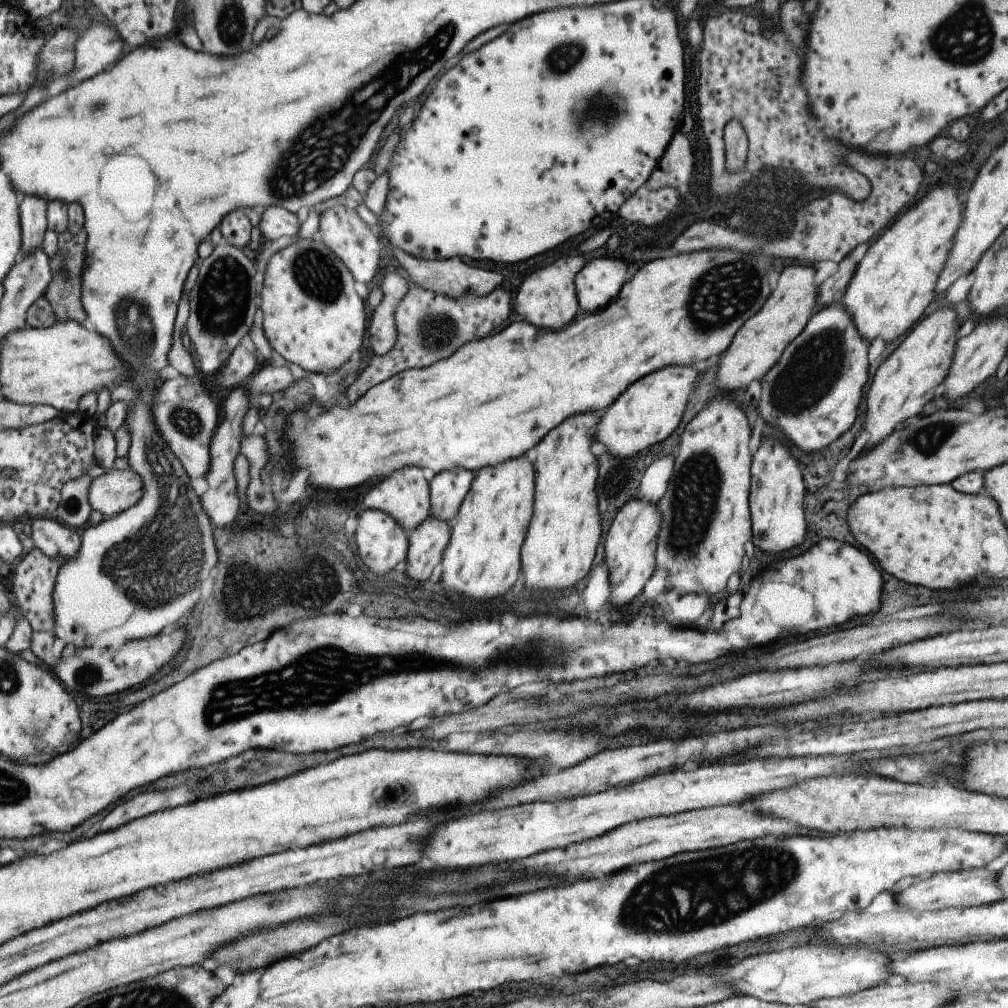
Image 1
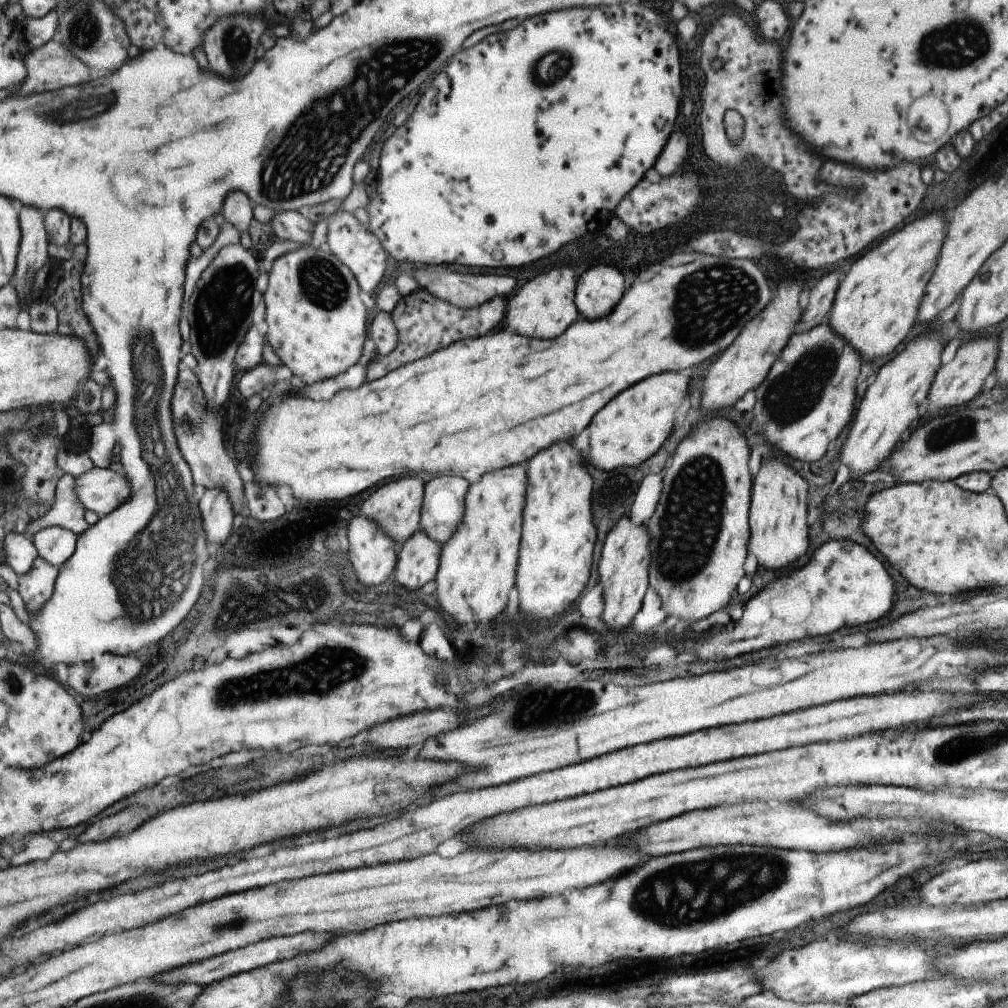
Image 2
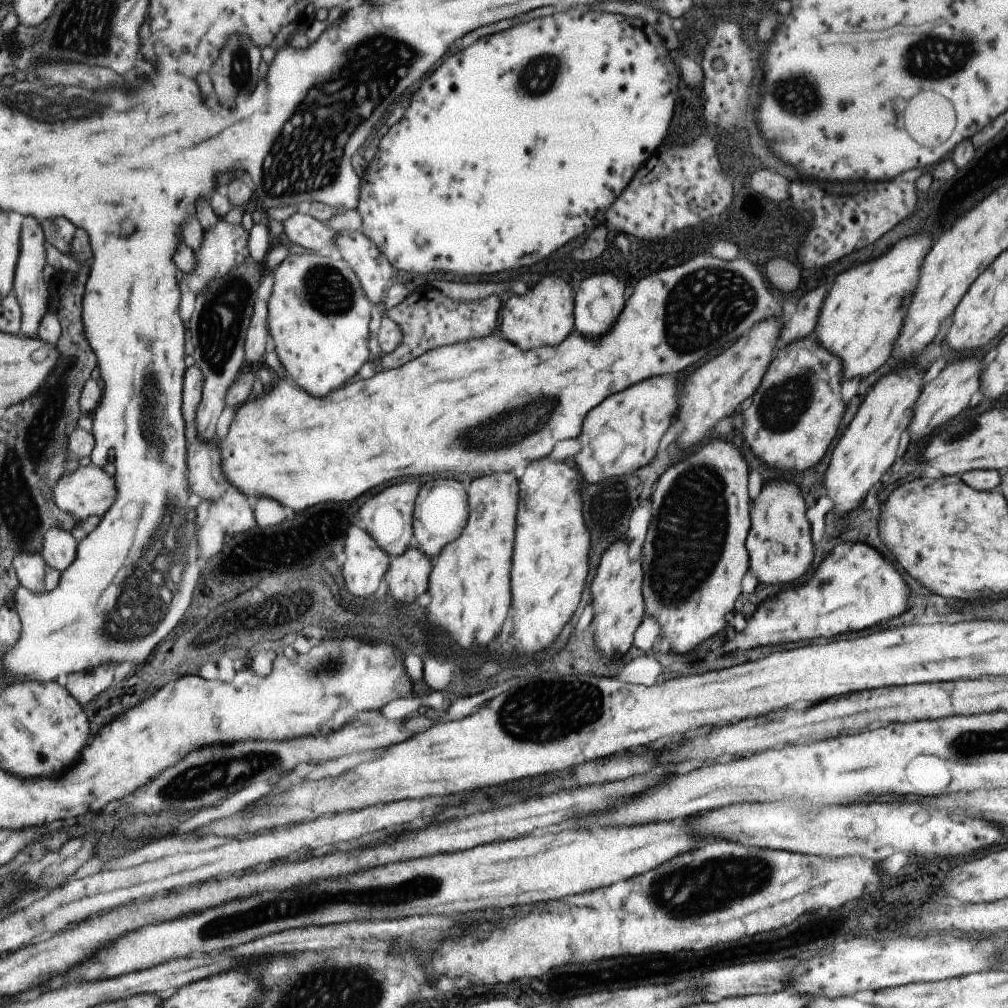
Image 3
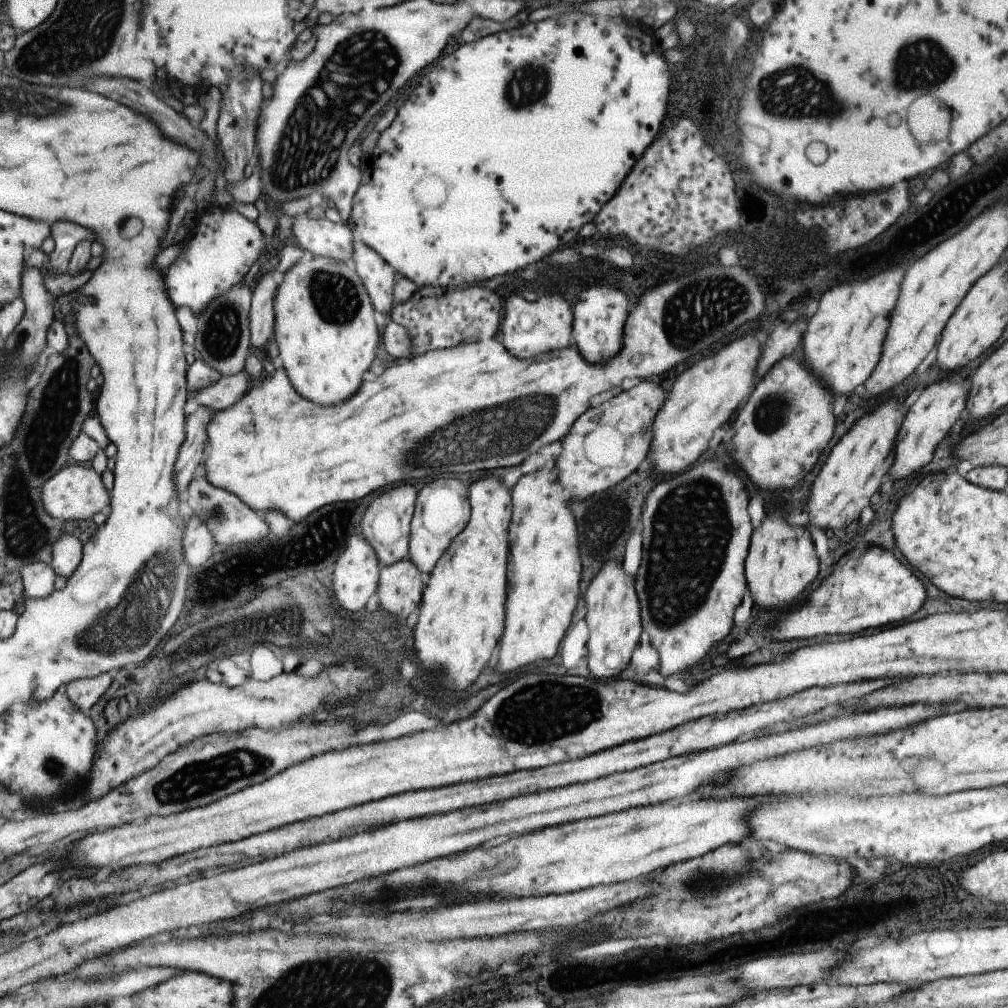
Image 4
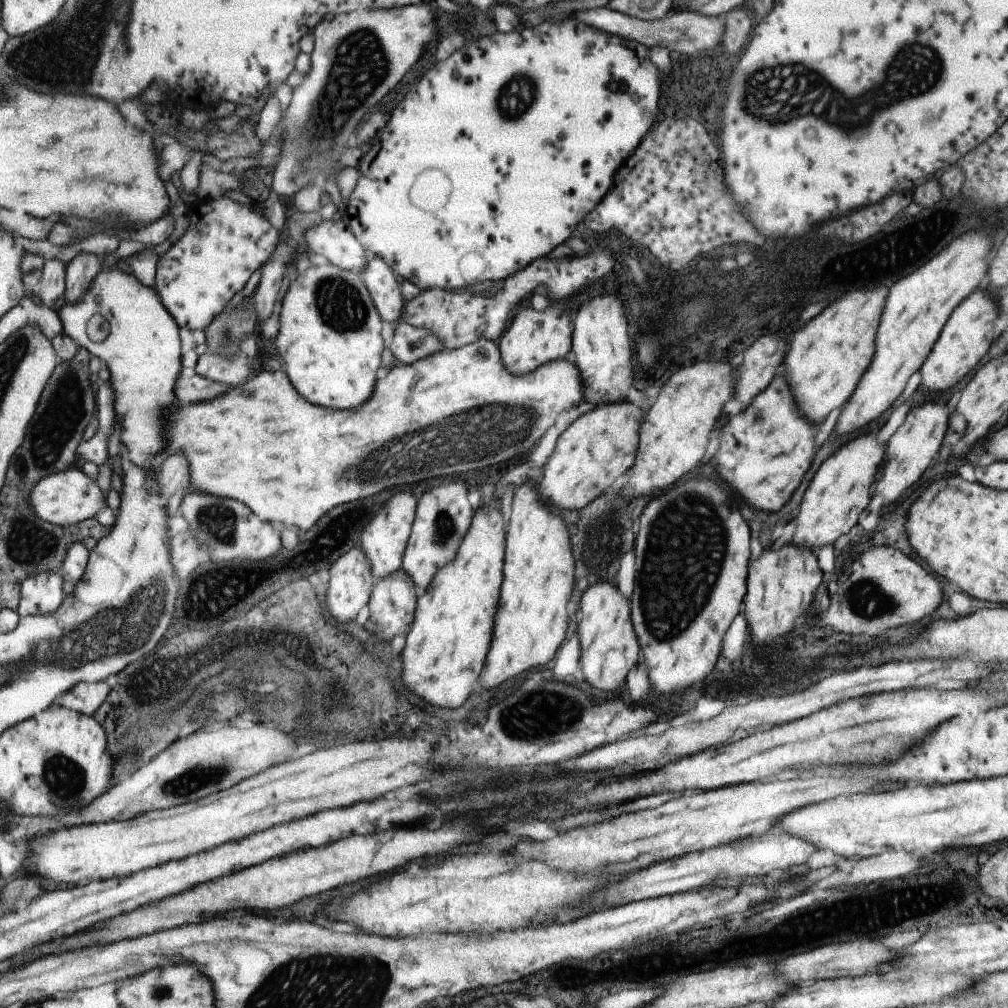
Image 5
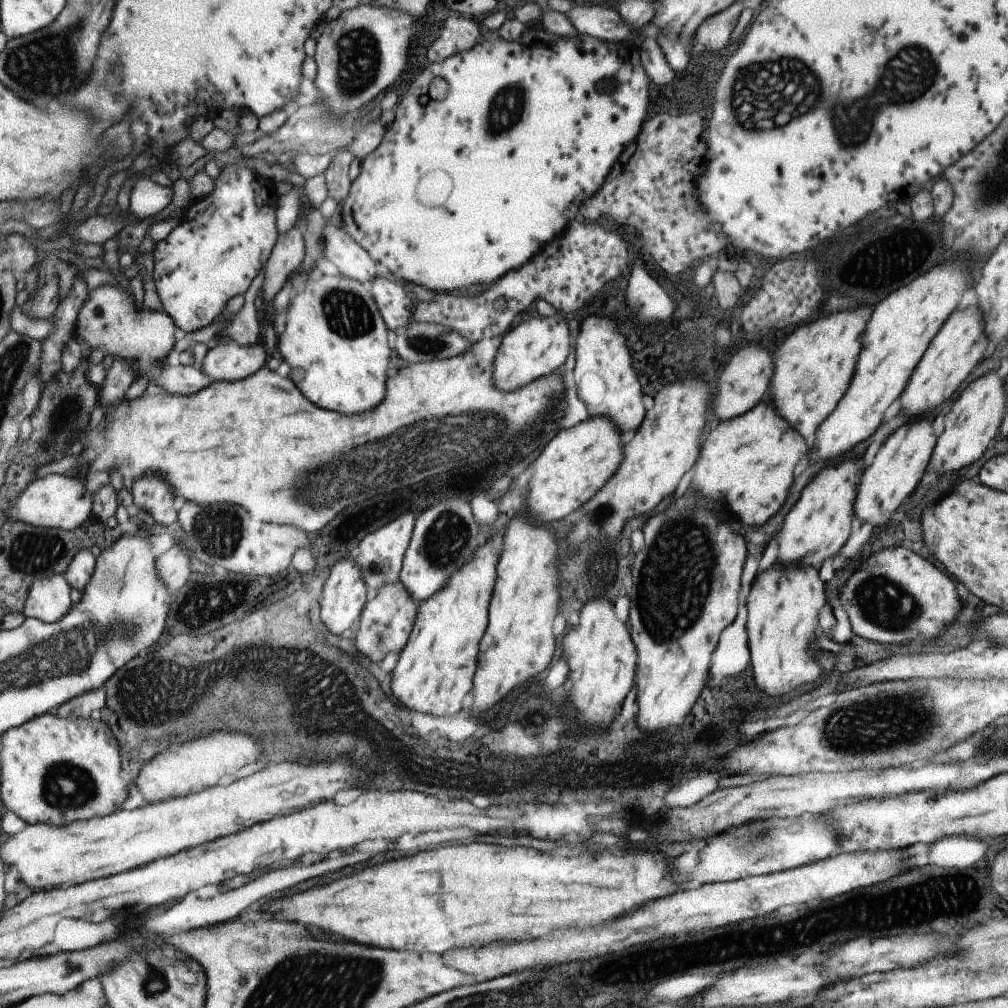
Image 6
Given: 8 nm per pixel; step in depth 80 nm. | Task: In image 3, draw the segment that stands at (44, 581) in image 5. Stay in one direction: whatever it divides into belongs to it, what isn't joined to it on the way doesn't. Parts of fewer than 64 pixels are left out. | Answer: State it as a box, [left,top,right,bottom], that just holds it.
[14,553,46,592]

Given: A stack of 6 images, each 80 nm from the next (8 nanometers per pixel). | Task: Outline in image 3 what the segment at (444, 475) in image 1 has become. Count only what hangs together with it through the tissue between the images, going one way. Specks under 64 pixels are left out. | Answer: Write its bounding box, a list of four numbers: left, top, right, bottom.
[412,476,468,561]

